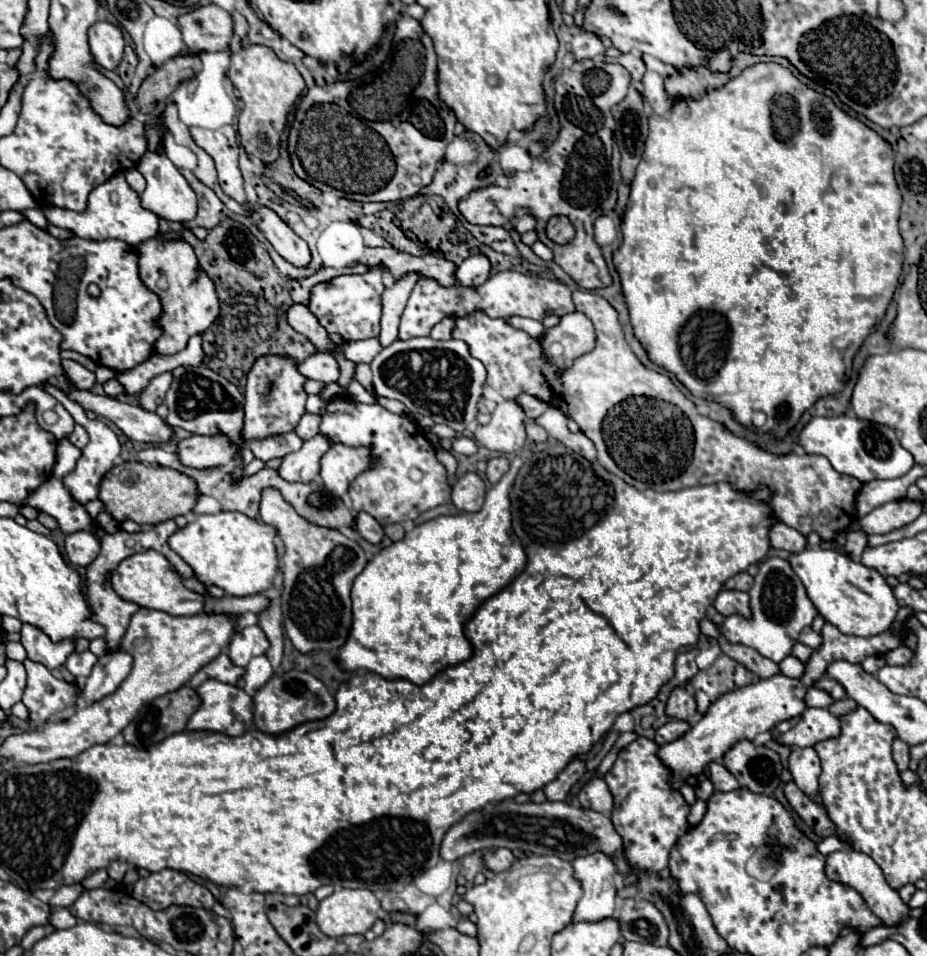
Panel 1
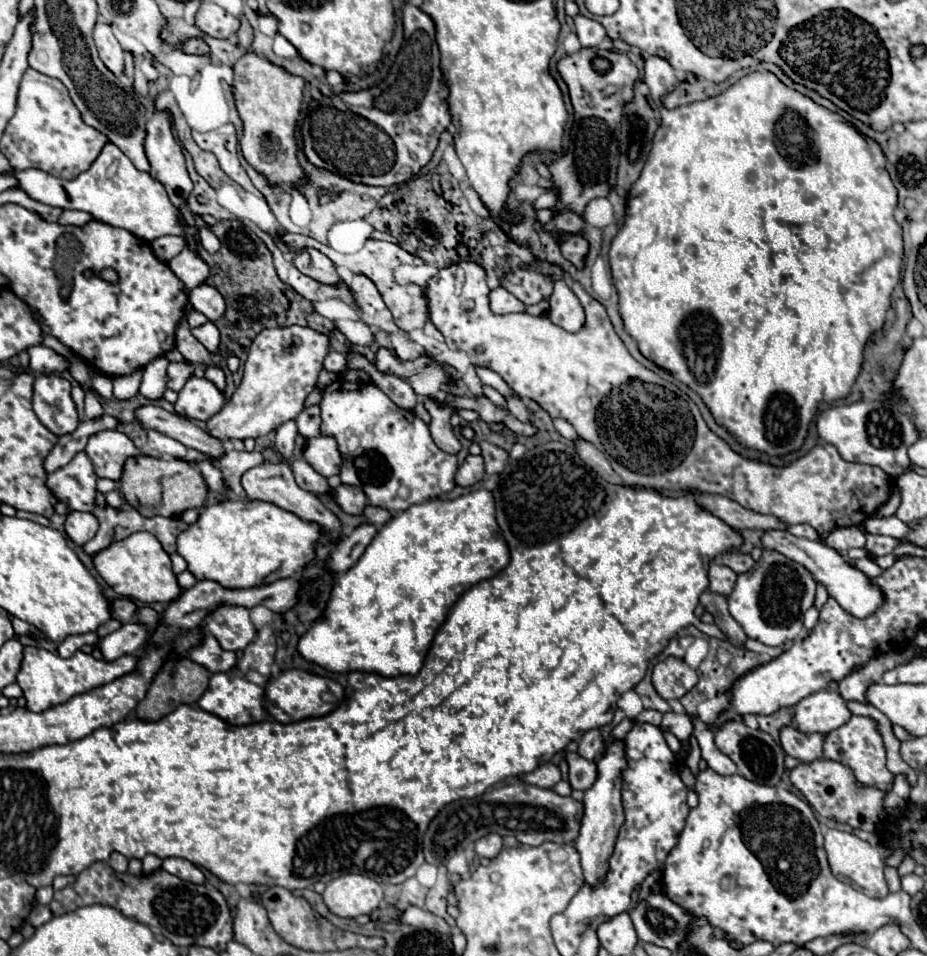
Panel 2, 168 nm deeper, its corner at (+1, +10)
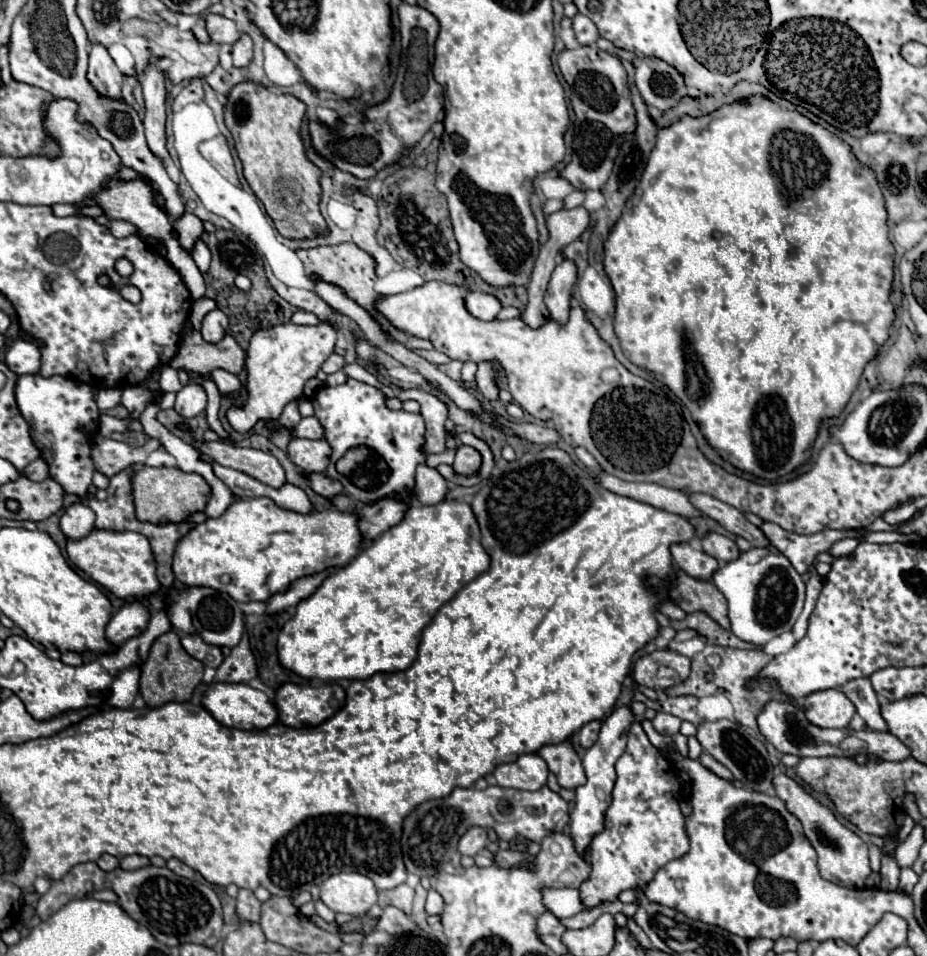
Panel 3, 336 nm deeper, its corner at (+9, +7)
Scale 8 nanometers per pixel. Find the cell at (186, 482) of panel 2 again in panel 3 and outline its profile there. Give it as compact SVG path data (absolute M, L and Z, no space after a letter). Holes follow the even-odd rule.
M143 465L133 471L131 487L133 487L133 503L135 503L137 519L155 525L179 523L187 515L195 511L203 511L209 499L209 485L205 483L205 479L197 473L185 473L177 467L169 469L169 467Z

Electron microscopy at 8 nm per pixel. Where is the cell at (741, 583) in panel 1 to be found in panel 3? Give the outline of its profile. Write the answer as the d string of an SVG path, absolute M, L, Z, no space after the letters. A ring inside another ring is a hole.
M709 533L707 537L701 539L701 543L703 543L703 551L707 555L715 557L721 565L725 565L729 561L735 561L741 555L741 551L739 551L735 541L727 539L723 535L717 535L717 533Z

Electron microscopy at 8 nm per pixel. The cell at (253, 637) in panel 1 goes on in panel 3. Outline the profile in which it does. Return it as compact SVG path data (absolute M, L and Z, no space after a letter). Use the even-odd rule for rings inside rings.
M193 587L187 591L173 591L171 593L173 601L167 607L169 619L175 629L183 629L185 633L197 633L205 643L215 645L215 647L235 647L241 641L245 621L243 621L243 611L239 609L239 603L221 593L213 591L209 587Z

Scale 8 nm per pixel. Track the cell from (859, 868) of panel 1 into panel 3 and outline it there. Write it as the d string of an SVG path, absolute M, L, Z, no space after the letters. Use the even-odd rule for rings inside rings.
M781 773L775 777L773 785L777 789L777 797L781 797L787 803L789 811L793 811L793 815L797 815L801 819L803 831L819 855L821 877L827 879L827 875L831 875L835 881L839 881L839 885L845 885L849 889L863 889L867 877L871 875L867 845L853 831L843 827L827 807L823 807L815 797L811 797L791 777Z

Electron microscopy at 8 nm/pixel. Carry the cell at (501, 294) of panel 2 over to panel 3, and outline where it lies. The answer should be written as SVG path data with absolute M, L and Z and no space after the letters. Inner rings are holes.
M481 291L469 293L469 295L465 297L465 305L467 305L467 311L469 311L473 317L481 319L481 321L495 319L497 313L499 313L501 307L503 307L501 301L499 301L495 295L491 295L491 293L481 293Z

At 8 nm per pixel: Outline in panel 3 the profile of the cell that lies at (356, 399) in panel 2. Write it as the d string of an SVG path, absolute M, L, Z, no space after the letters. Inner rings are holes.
M349 379L345 385L321 387L311 403L315 407L315 417L321 421L325 431L325 441L331 445L333 455L327 467L331 479L341 481L345 491L359 503L375 503L385 497L401 495L401 501L411 503L415 499L415 469L419 463L425 463L425 423L419 413L391 411L385 405L385 395L361 381ZM353 447L361 447L363 463L359 471L341 475L335 469L335 463Z

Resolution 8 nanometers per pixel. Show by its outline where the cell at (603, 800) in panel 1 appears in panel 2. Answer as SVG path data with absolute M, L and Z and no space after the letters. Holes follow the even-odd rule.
M569 752L567 756L569 764L569 784L573 790L587 790L597 780L597 766L593 760L585 760L583 756L577 756L577 752Z

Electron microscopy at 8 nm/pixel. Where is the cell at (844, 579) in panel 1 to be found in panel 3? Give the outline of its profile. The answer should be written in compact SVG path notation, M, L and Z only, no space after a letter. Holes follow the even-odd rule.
M691 493L689 497L691 497L691 503L699 511L703 511L707 517L719 521L729 533L747 539L753 547L769 547L771 545L769 539L765 537L765 533L757 525L749 523L745 519L745 515L741 511L737 511L735 507L729 507L727 503L715 499L711 495L703 495L703 493Z

